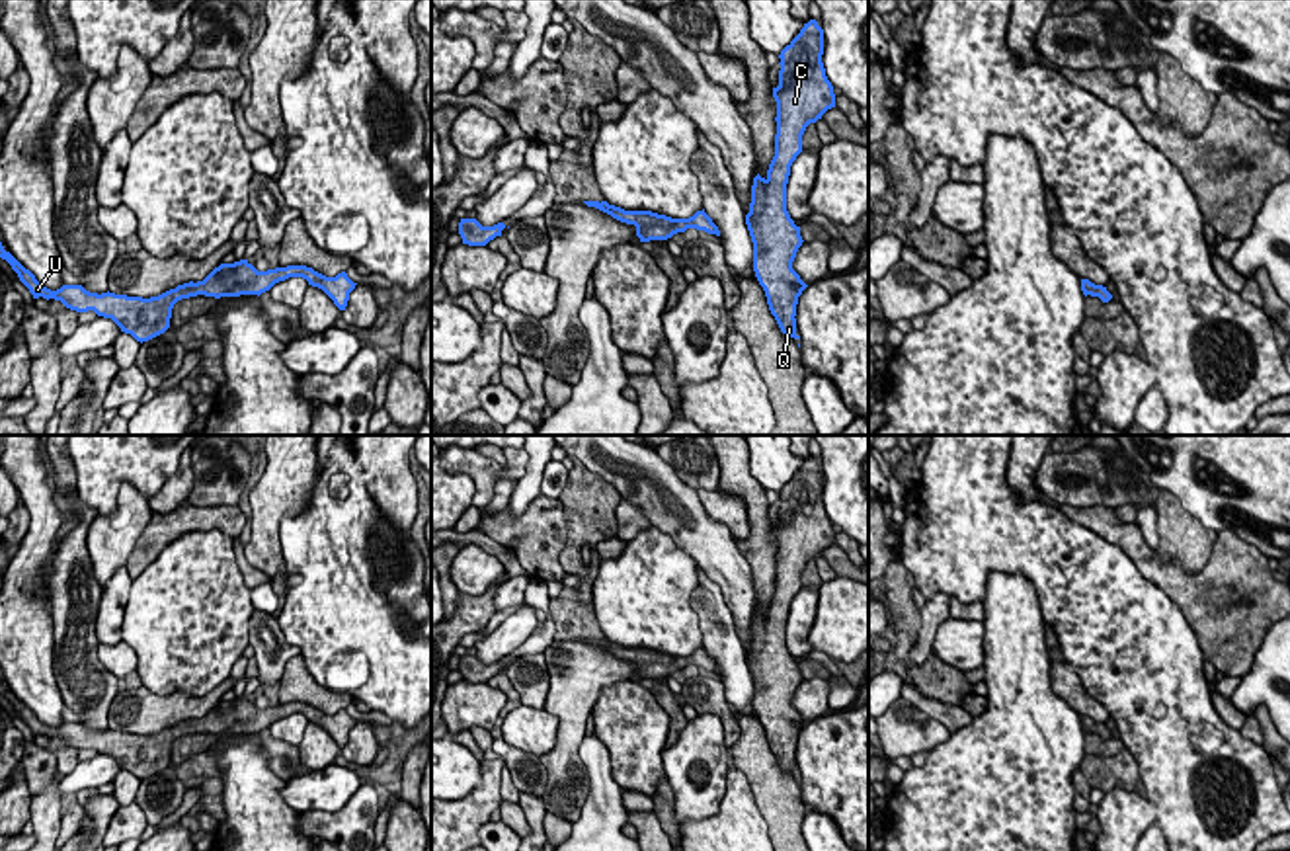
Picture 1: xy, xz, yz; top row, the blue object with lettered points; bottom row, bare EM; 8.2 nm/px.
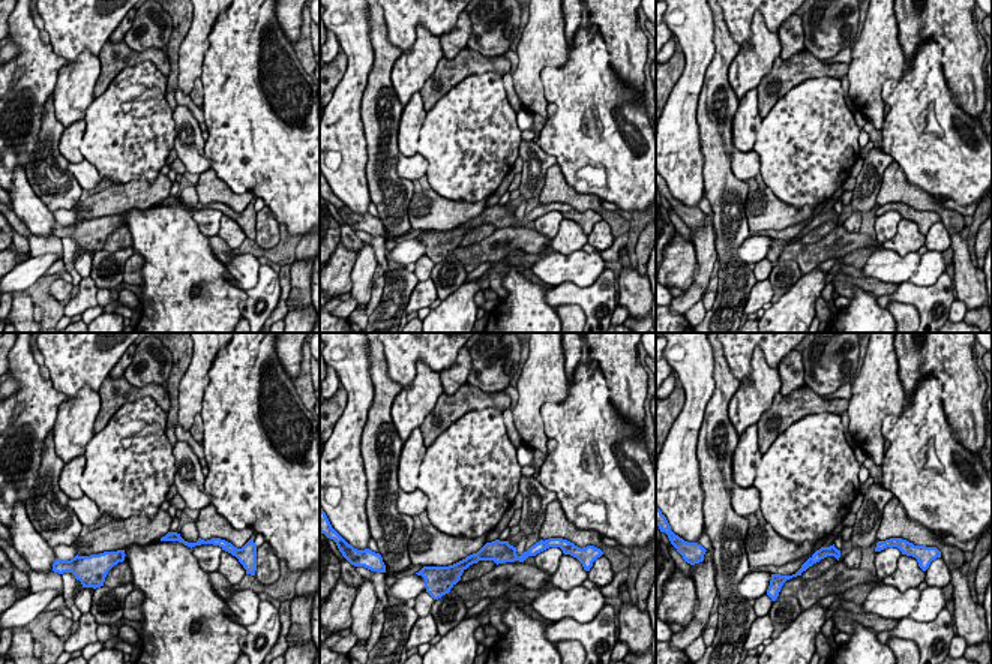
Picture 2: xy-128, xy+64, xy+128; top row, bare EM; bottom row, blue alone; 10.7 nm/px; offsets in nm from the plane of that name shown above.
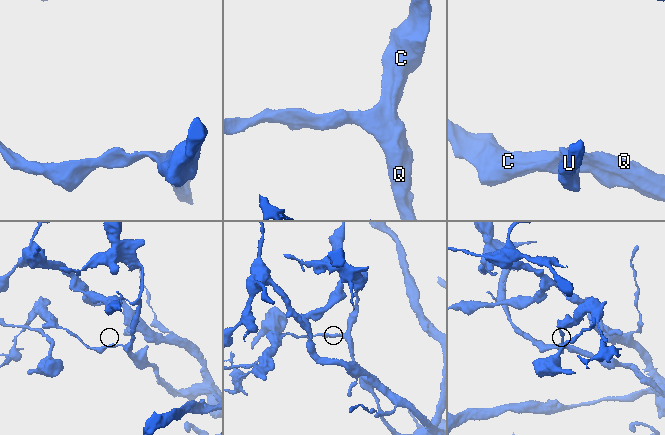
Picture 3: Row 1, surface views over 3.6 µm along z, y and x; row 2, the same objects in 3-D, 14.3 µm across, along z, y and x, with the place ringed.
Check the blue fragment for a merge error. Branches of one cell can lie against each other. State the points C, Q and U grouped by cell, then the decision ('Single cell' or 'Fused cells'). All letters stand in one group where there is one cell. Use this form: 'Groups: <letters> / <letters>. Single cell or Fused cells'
Groups: C Q / U. Fused cells

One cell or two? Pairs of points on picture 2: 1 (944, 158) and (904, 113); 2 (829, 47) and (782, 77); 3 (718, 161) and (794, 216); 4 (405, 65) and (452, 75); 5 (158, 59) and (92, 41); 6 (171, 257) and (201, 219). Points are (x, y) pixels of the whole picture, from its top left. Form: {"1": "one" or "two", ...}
{"1": "one", "2": "two", "3": "two", "4": "two", "5": "two", "6": "two"}

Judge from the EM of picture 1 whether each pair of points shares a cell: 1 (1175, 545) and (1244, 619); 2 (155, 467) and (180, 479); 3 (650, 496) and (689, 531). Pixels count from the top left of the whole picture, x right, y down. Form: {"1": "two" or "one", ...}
{"1": "two", "2": "two", "3": "one"}

